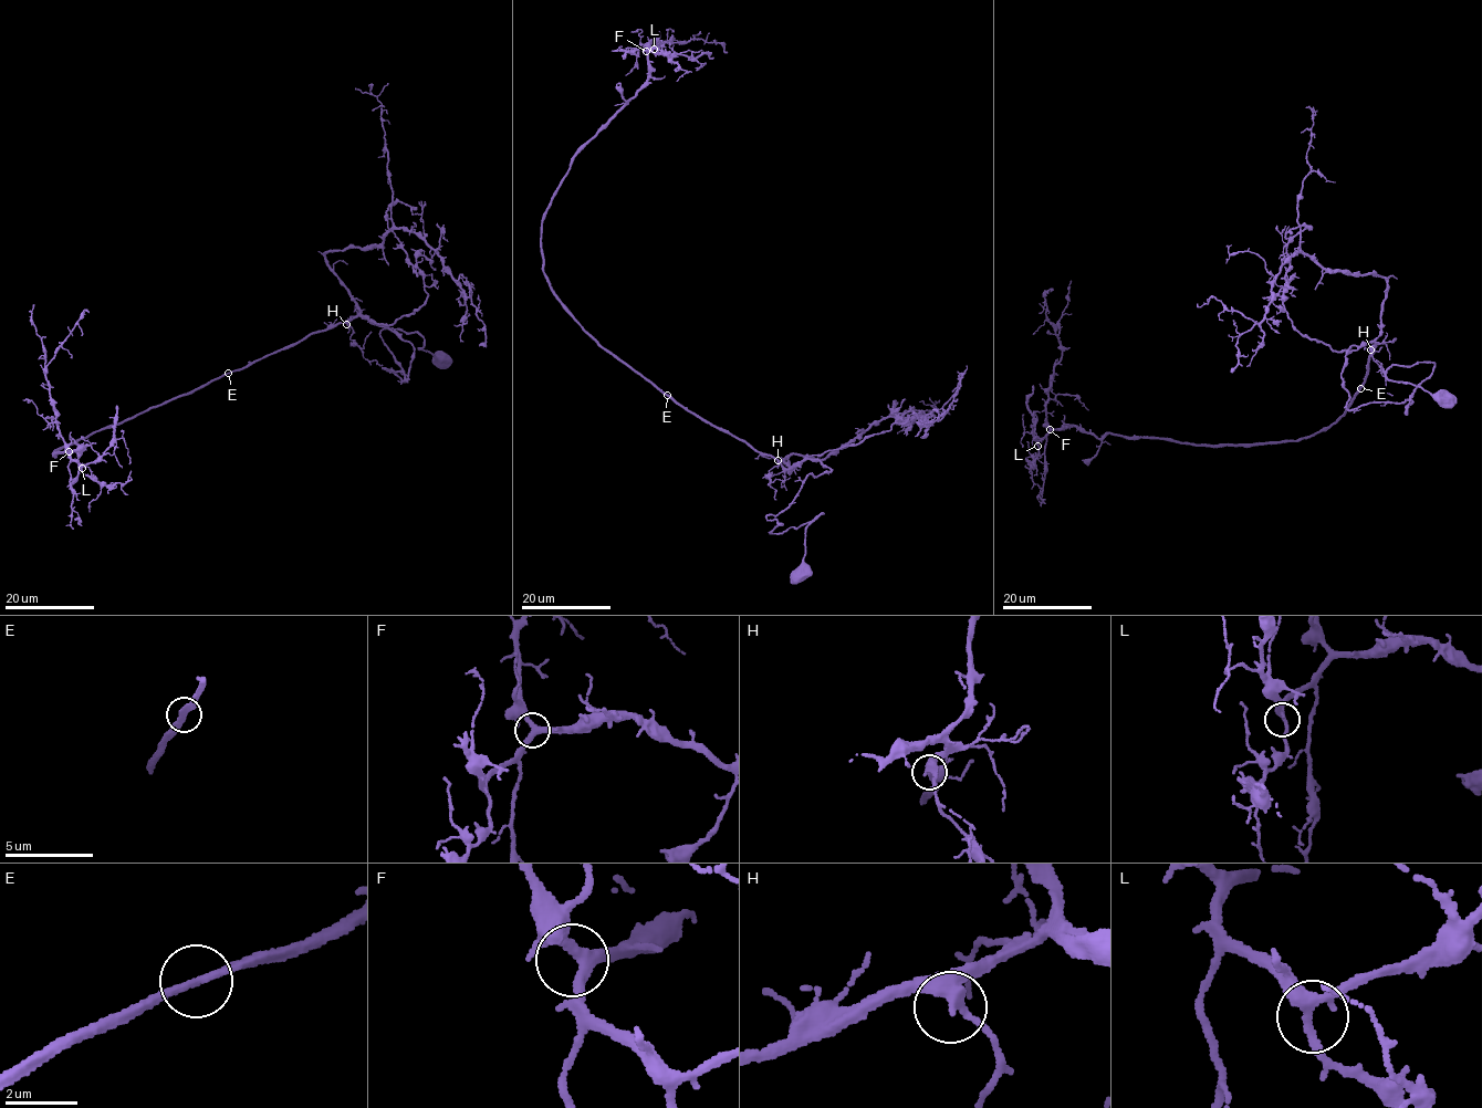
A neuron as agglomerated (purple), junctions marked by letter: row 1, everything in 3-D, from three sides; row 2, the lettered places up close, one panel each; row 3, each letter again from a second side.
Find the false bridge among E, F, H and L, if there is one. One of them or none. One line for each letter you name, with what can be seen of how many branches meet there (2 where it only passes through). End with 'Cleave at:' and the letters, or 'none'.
Cleave at: none

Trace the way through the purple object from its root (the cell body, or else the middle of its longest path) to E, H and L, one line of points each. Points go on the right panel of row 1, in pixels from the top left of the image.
E: (1441, 399), (1386, 375), (1420, 363), (1433, 370), (1407, 413), (1347, 408), (1345, 356), (1375, 342), (1360, 388)
H: (1441, 399), (1386, 375), (1420, 363), (1433, 370), (1407, 413), (1409, 399), (1349, 409), (1345, 356), (1370, 349)
L: (1441, 399), (1386, 375), (1420, 363), (1407, 413), (1347, 408), (1370, 342), (1301, 440), (1037, 446)

